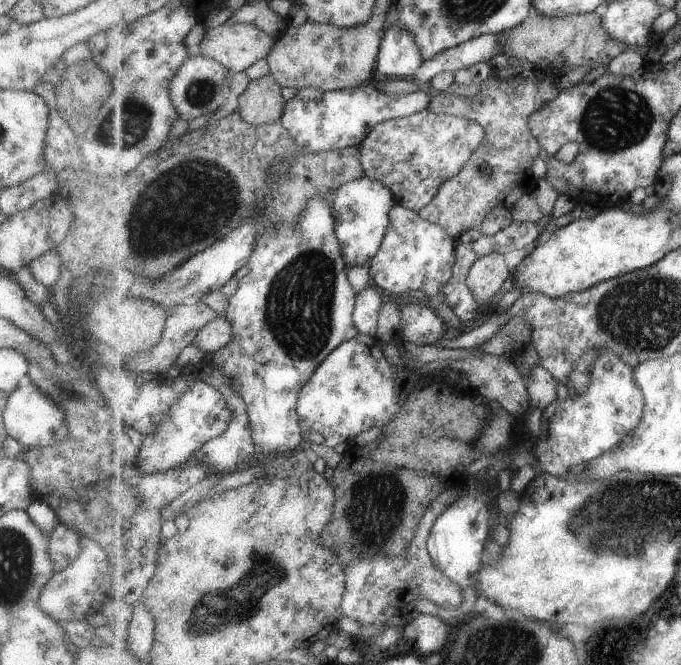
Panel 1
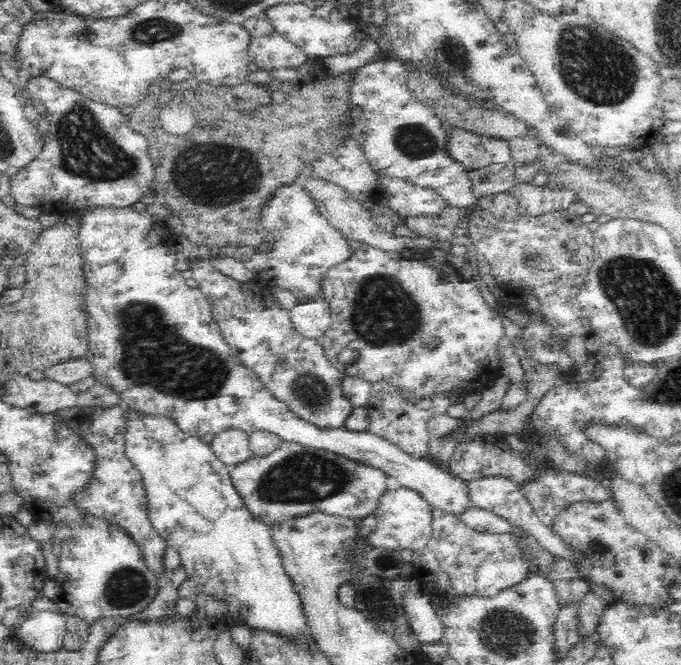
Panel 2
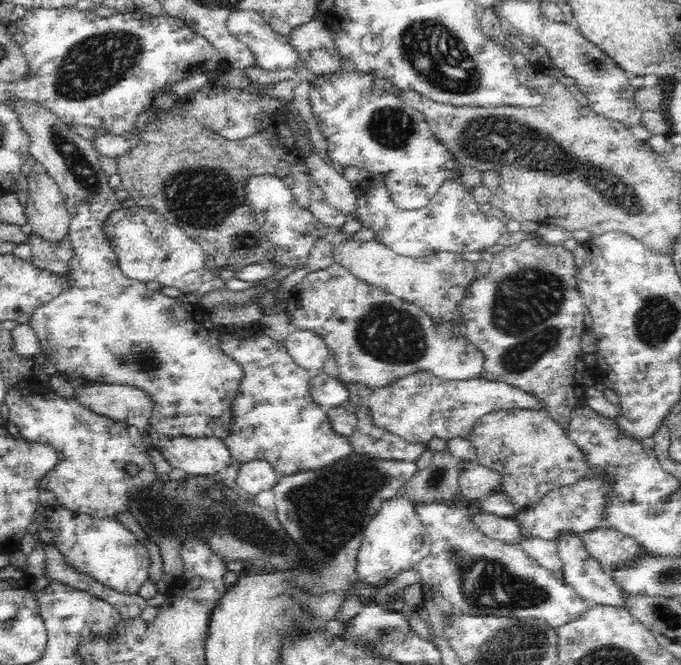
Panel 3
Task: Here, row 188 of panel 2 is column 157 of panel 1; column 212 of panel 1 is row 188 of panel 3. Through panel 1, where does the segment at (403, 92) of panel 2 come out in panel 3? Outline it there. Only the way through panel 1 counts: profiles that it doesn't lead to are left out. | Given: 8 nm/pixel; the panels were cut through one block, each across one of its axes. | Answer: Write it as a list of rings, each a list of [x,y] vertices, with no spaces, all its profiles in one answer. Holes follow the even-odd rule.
[[[358,70],[318,75],[318,78],[311,82],[310,108],[317,125],[320,126],[319,131],[326,140],[327,154],[332,162],[344,168],[356,167],[377,175],[390,174],[390,184],[394,186],[392,190],[396,190],[396,194],[391,194],[391,197],[402,198],[400,202],[395,202],[395,205],[404,210],[422,208],[446,180],[457,178],[457,159],[440,143],[423,112],[409,107],[400,94],[376,88],[374,78],[374,75]]]

